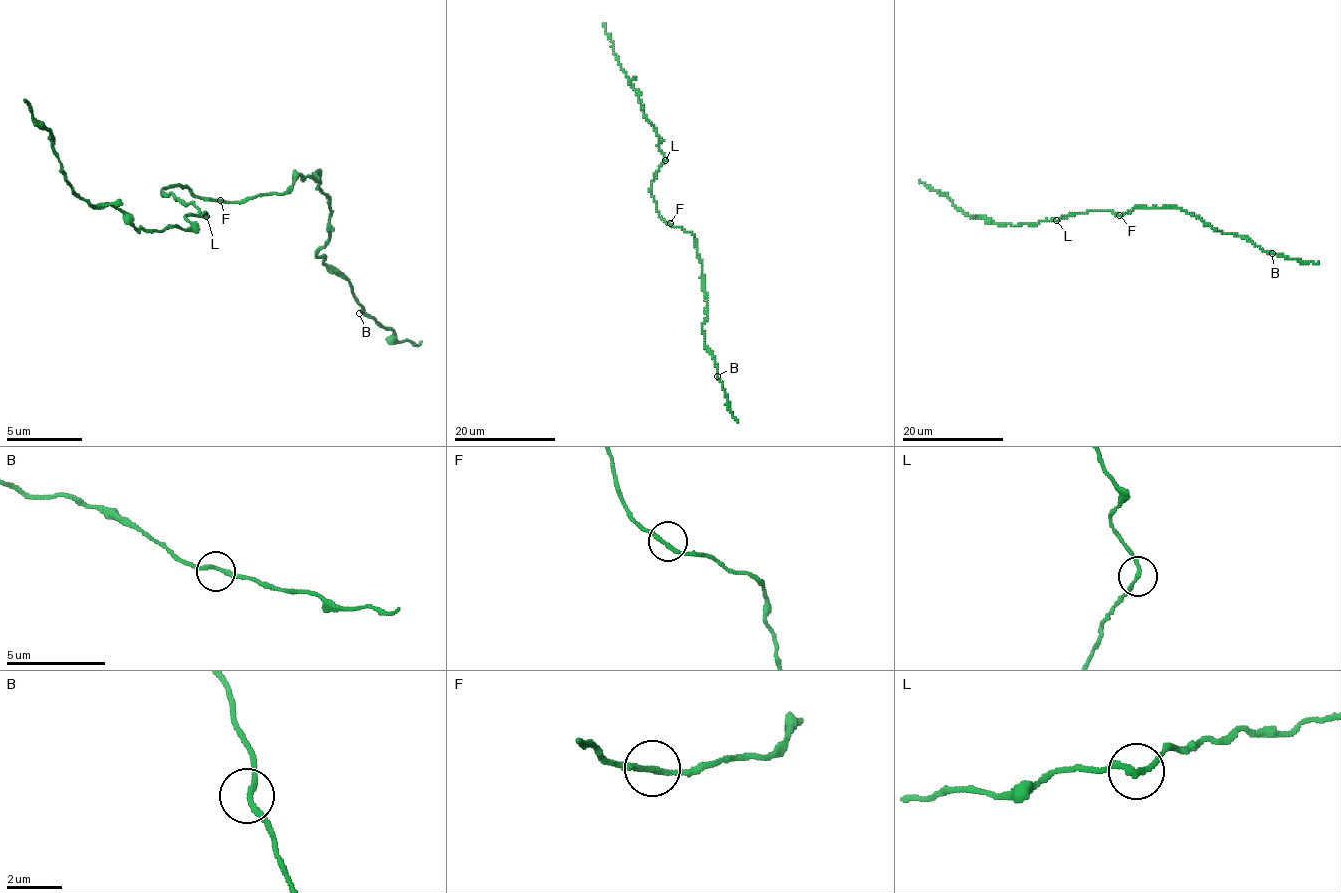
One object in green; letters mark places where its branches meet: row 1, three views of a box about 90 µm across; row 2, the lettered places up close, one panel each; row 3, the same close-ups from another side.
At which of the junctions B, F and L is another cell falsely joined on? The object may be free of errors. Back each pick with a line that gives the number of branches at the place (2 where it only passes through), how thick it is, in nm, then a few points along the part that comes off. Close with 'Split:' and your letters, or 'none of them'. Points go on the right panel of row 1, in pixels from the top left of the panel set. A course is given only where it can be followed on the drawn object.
Split: none of them

